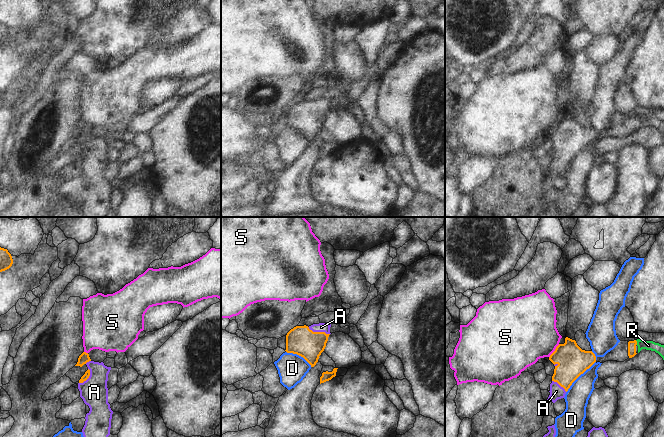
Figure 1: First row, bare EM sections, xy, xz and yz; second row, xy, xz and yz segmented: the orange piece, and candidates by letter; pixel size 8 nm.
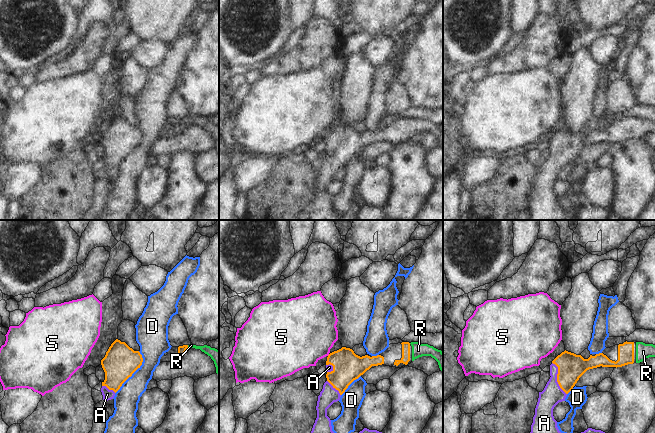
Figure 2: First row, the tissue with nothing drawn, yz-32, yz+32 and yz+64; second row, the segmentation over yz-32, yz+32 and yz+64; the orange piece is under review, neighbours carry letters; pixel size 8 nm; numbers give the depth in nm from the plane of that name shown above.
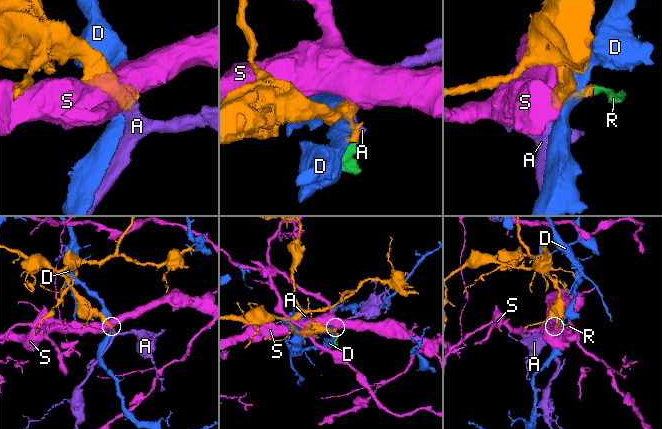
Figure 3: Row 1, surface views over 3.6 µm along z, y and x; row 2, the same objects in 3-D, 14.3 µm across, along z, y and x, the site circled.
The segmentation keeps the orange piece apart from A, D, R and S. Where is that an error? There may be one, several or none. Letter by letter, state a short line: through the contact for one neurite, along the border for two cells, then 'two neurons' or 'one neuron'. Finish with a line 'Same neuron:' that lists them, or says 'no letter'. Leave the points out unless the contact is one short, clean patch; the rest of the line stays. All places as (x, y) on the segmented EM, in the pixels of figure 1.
A: xz (300, 340), (311, 340), (319, 332), (321, 327) | one neuron
D: two neurons
R: yz (631, 344), (636, 342), (648, 345) | one neuron
S: yz (559, 344), (549, 357) | two neurons
Same neuron: A, R

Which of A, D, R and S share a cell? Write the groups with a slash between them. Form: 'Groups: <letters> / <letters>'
Groups: A R / D / S

